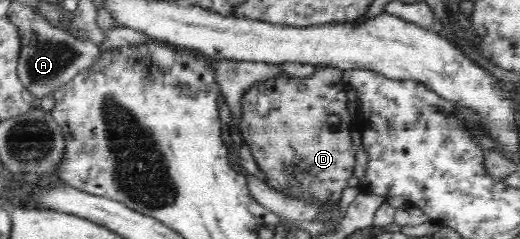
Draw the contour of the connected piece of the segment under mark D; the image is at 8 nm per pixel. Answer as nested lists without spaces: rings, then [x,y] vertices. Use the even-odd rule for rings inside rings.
[[[327,65],[302,79],[281,75],[253,86],[240,100],[243,139],[253,149],[253,157],[259,169],[265,171],[269,186],[279,189],[284,197],[319,204],[321,211],[337,209],[355,167],[357,148],[347,127],[350,114],[343,73]],[[329,115],[337,115],[339,123],[329,125]]]

